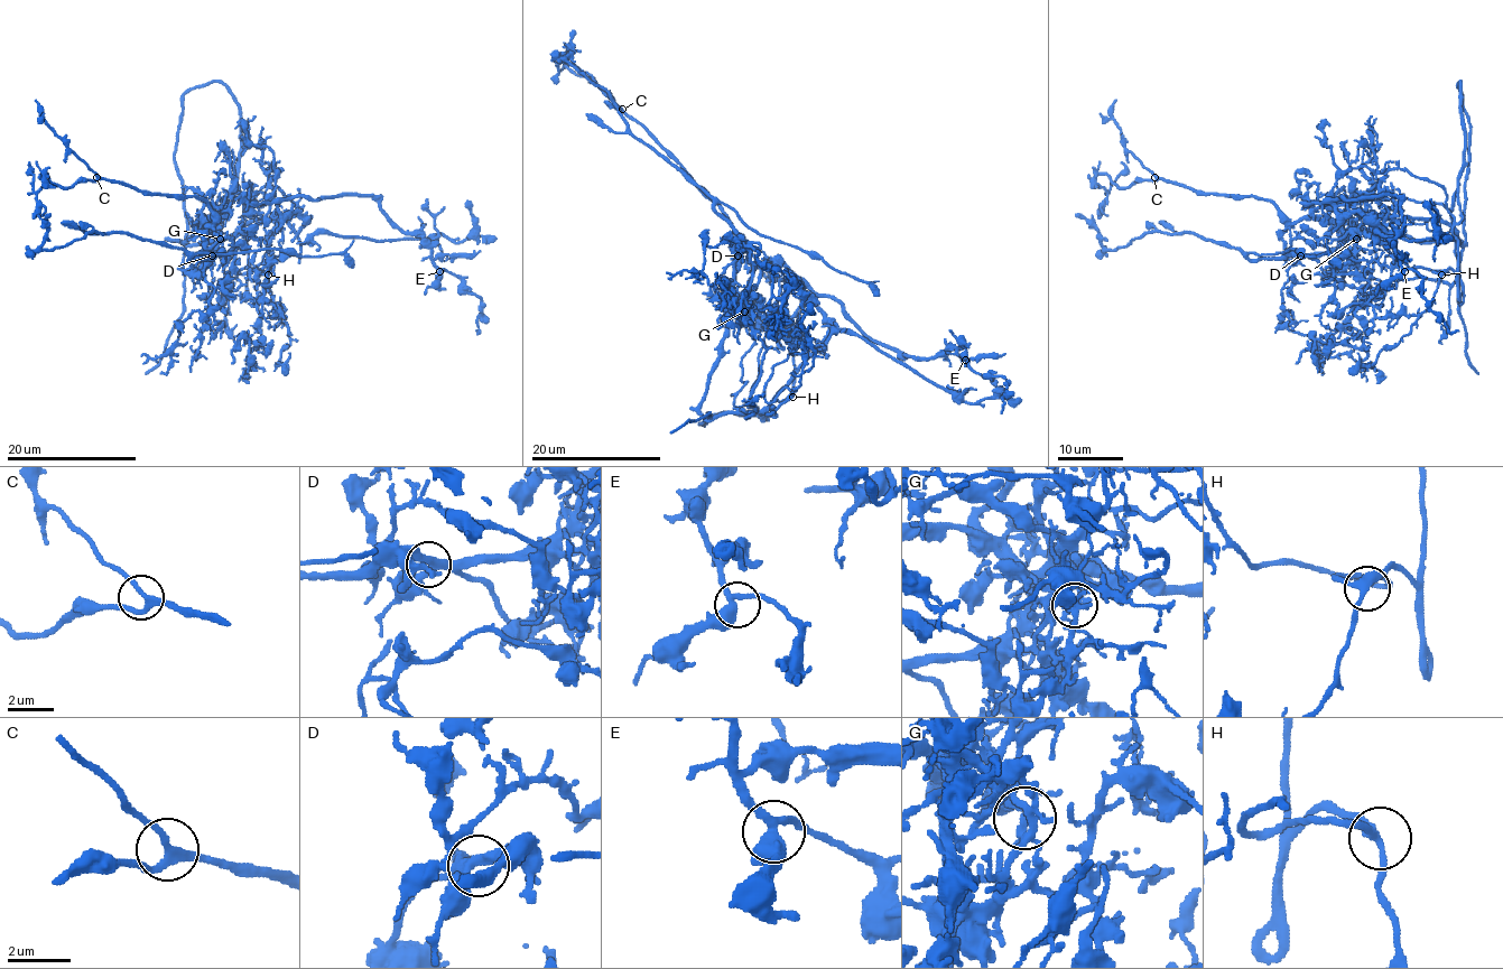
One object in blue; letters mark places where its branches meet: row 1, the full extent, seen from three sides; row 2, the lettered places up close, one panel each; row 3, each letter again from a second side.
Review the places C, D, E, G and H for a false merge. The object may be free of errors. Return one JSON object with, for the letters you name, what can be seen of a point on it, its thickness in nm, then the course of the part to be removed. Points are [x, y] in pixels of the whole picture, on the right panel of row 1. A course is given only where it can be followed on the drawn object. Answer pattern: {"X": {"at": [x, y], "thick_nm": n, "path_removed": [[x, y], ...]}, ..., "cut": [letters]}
{"G": {"at": [1356, 239], "thick_nm": 200, "path_removed": [[1356, 239], [1465, 243], [1448, 224], [1390, 232], [1333, 199], [1400, 202], [1394, 255], [1458, 329]]}, "cut": ["G"]}

